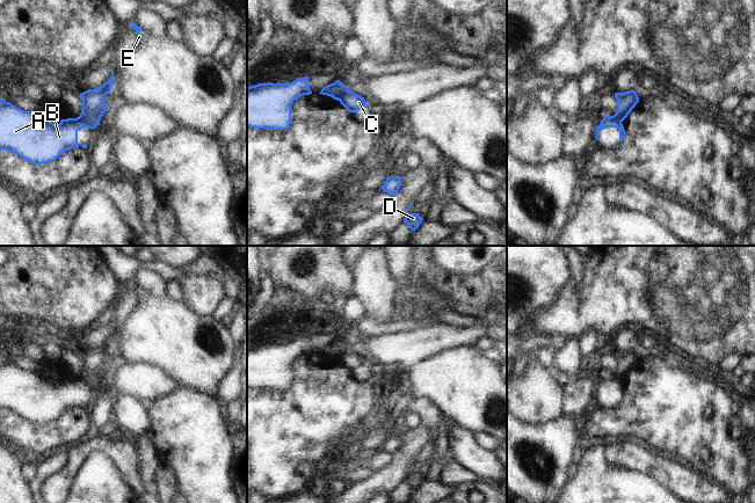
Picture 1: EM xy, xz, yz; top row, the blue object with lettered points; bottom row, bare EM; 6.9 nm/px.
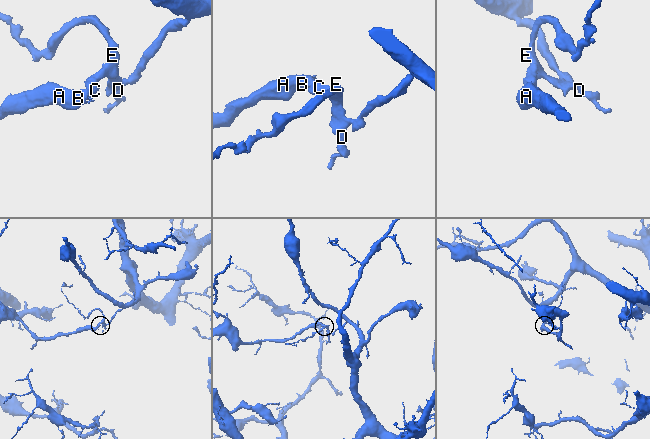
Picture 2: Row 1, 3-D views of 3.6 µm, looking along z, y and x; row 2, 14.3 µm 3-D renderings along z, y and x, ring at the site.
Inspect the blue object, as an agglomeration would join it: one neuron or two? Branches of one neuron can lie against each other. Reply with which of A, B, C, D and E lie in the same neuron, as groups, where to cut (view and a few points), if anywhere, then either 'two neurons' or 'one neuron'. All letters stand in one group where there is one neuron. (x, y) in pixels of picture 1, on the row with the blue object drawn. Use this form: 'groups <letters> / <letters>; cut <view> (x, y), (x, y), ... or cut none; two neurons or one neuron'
groups A B / C D E; cut xy (79, 116), (92, 128); two neurons

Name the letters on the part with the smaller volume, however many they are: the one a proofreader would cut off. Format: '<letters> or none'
A, B

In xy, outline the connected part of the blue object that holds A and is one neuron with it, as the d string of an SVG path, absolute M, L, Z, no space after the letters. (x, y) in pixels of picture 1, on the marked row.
M0 100L0 150L13 152L34 165L55 161L67 150L79 147L78 131L84 126L92 129L80 117L61 119L57 125Z

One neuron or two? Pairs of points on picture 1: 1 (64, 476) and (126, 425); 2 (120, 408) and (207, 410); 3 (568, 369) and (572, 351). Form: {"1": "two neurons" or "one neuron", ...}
{"1": "two neurons", "2": "two neurons", "3": "one neuron"}

